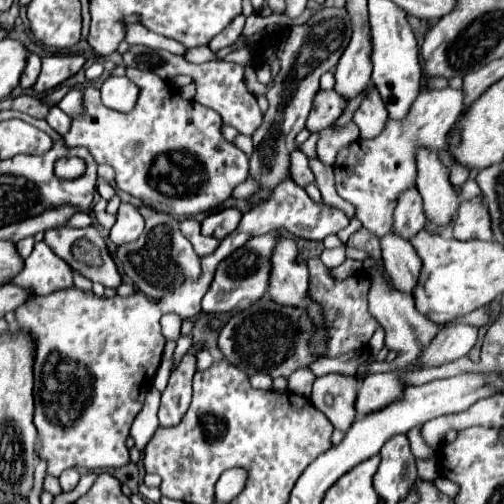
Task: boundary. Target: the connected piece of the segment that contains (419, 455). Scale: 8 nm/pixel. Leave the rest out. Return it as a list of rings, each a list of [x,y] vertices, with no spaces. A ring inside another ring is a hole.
[[[422,425],[414,427],[407,433],[407,437],[409,439],[413,455],[417,459],[428,459],[435,454],[435,451],[426,445],[421,436],[421,428]]]

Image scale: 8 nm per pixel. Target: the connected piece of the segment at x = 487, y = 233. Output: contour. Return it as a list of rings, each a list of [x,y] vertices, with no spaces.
[[[483,197],[461,201],[457,211],[457,221],[453,225],[455,239],[493,239],[491,215]]]

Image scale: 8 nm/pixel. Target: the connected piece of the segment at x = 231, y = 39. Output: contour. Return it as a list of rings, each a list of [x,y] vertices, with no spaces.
[[[243,15],[235,17],[217,37],[213,37],[213,41],[209,43],[209,49],[215,53],[215,51],[219,51],[223,47],[229,47],[231,43],[235,43],[239,39],[241,31],[243,31],[243,25],[245,25],[245,17]]]

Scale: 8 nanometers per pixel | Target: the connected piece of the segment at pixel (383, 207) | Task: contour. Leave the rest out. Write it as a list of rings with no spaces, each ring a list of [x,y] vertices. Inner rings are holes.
[[[441,89],[441,91],[421,91],[419,97],[415,99],[415,103],[411,105],[409,113],[405,119],[395,121],[389,119],[389,125],[385,127],[385,131],[375,137],[375,139],[357,139],[353,141],[353,145],[345,147],[339,151],[337,161],[335,161],[335,187],[341,199],[349,201],[355,207],[355,217],[363,223],[365,229],[369,229],[371,233],[375,233],[377,237],[387,235],[393,229],[393,211],[397,207],[397,199],[403,191],[415,187],[415,179],[417,179],[417,149],[425,147],[429,151],[441,151],[447,145],[447,133],[451,131],[451,127],[455,125],[459,113],[463,109],[463,93],[459,89]]]

